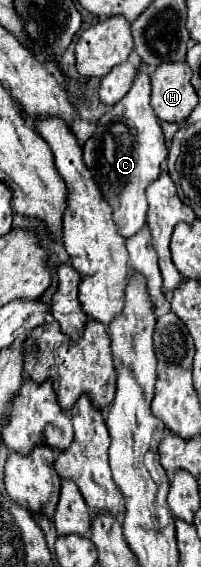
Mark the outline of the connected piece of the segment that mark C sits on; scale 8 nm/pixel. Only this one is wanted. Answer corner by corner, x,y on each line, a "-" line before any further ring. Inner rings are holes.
139,62
137,76
127,96
111,106
99,120
93,136
83,146
83,160
93,174
103,198
113,208
113,222
121,236
131,238
147,224
145,188
161,174
161,164
167,158
165,136
157,116
149,106
151,76
145,62

